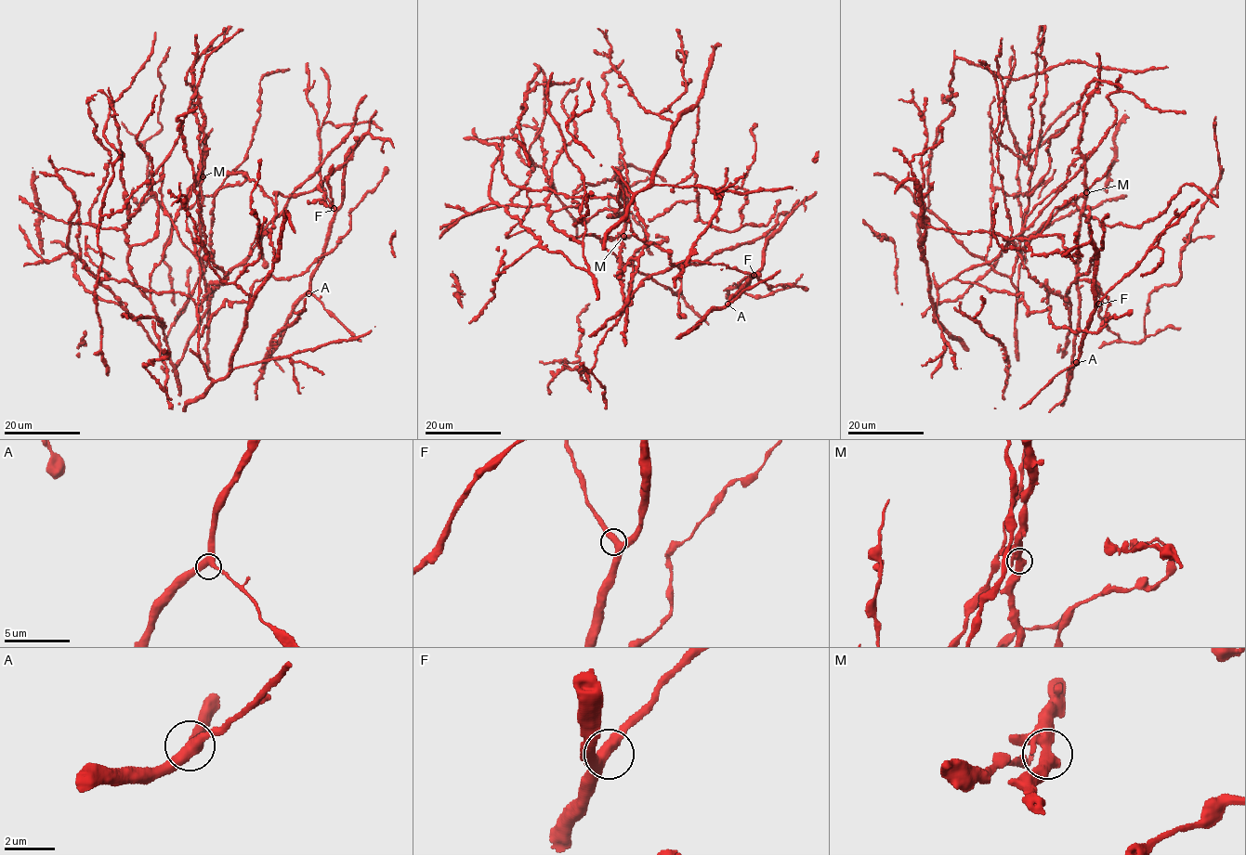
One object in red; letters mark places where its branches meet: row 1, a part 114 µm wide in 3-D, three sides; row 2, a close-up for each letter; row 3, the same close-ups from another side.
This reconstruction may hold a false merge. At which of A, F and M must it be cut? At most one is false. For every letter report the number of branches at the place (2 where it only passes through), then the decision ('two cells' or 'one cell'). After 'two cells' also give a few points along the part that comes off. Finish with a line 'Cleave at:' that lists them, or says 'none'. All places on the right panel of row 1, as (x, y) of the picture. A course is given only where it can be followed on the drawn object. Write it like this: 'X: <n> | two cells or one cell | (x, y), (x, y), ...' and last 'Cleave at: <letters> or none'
A: 3 | one cell
F: 3 | one cell
M: 3 | one cell
Cleave at: none

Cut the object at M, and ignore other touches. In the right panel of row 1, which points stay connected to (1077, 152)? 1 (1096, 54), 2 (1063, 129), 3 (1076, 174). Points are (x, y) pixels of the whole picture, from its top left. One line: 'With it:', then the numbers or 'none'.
With it: 1

